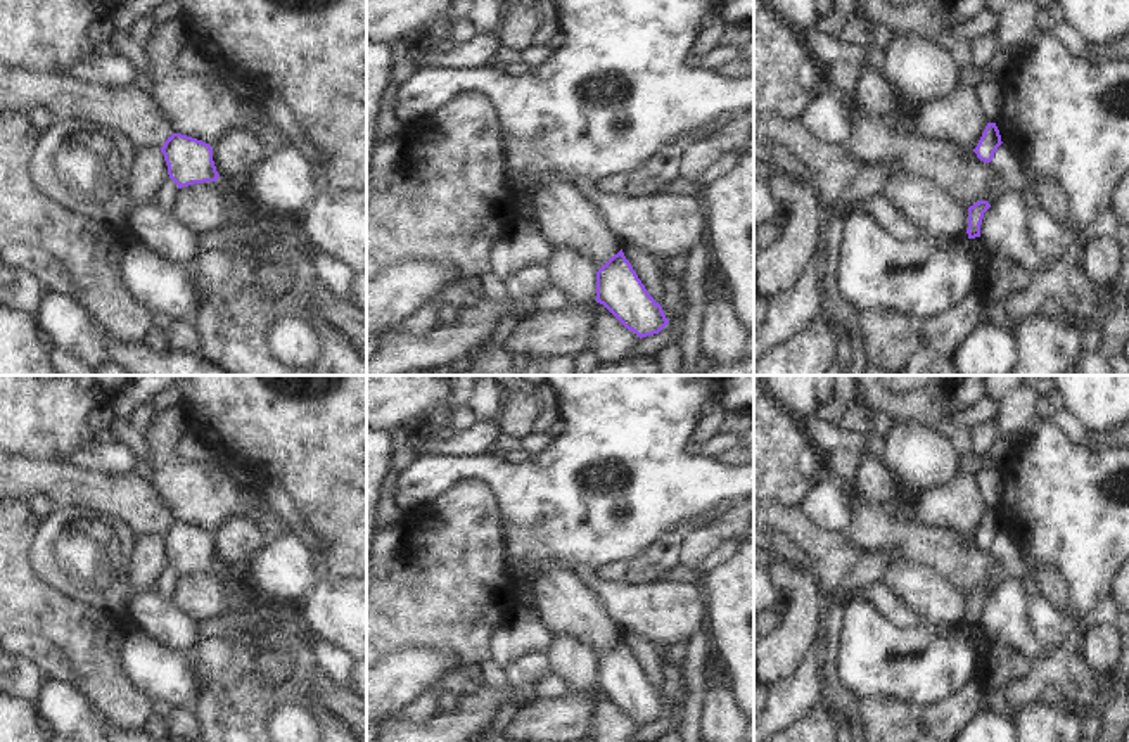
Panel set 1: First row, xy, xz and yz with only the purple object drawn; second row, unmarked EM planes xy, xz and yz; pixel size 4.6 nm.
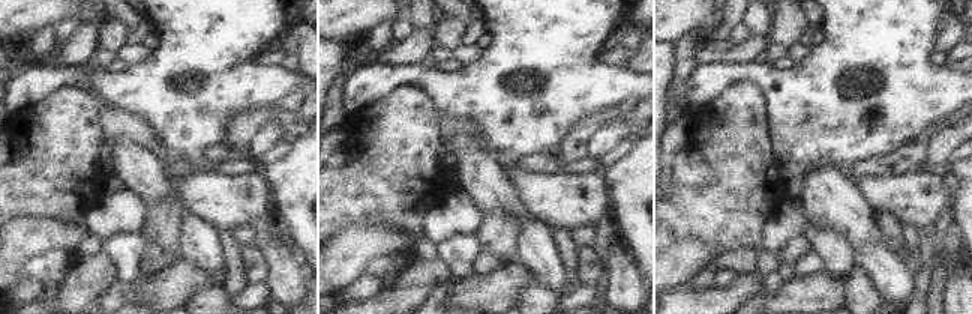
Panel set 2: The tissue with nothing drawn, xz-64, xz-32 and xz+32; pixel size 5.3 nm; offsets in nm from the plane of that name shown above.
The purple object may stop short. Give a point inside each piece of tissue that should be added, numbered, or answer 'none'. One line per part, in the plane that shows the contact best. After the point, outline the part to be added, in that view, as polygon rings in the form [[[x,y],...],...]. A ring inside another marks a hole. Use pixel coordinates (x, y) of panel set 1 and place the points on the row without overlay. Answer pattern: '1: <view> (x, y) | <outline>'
none

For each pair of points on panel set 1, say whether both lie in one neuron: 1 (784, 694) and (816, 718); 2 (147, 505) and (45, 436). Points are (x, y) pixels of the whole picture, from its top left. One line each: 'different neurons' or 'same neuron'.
1: different neurons
2: different neurons

